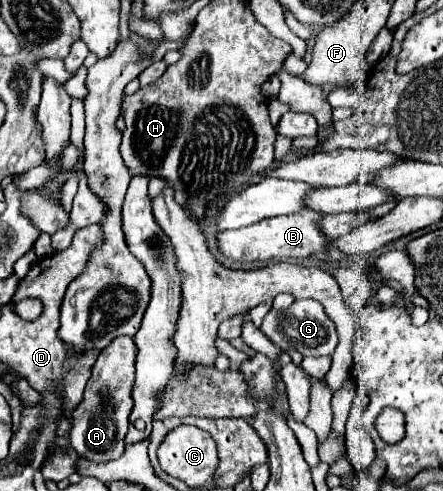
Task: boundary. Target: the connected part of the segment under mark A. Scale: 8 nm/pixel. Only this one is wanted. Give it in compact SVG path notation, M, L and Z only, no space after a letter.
M130 335L116 337L94 363L92 377L86 385L82 403L72 413L70 445L88 461L104 463L118 459L124 453L124 435L128 429L128 415L132 411L132 387L136 377L136 343Z

